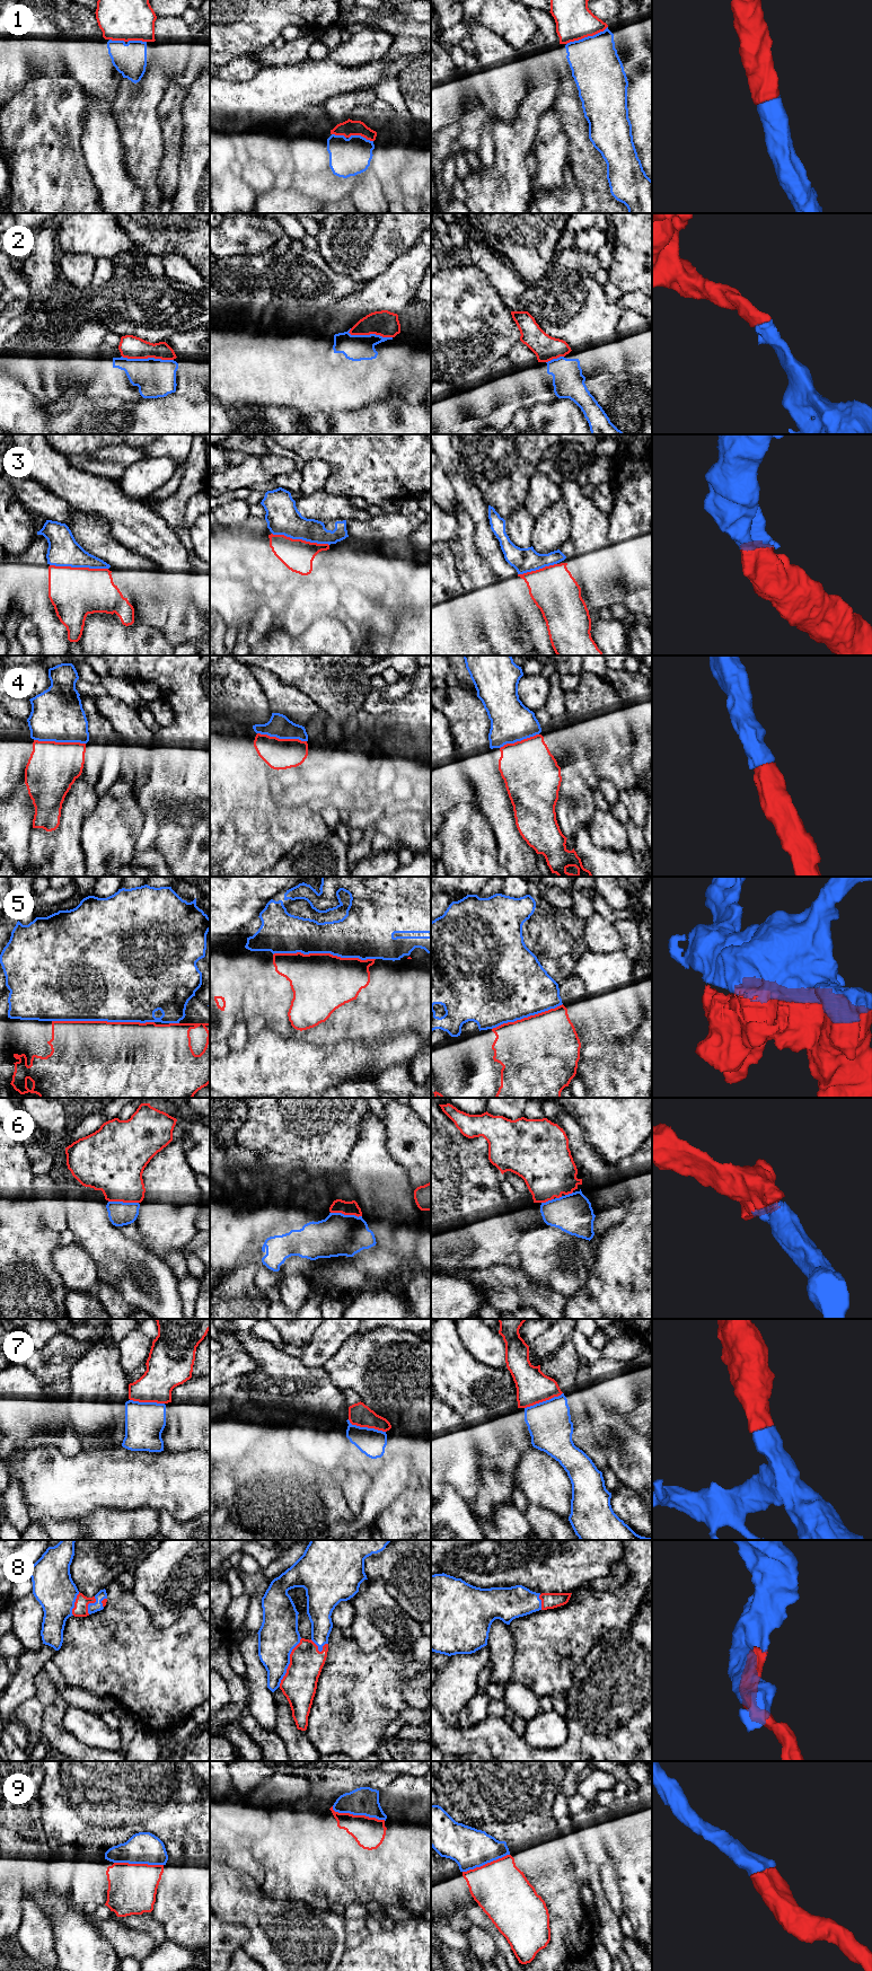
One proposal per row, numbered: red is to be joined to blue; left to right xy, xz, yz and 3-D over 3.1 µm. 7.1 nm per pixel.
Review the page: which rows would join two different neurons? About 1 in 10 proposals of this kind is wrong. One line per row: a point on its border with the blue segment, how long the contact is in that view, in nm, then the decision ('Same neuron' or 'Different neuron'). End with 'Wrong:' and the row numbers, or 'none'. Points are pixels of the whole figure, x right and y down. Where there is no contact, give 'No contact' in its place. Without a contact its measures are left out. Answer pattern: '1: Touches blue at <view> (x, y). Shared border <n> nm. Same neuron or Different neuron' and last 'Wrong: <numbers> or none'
1: Touches blue at yz (588, 36). Shared border 320 nm. Same neuron
2: Touches blue at xy (148, 358). Shared border 360 nm. Same neuron
3: Touches blue at xy (79, 566). Shared border 420 nm. Same neuron
4: Touches blue at xy (60, 741). Shared border 360 nm. Same neuron
5: Touches blue at xy (103, 1020). Shared border 750 nm. Same neuron
6: Touches blue at xz (346, 1215). Shared border 220 nm. Same neuron
7: Touches blue at xz (367, 1427). Shared border 280 nm. Same neuron
8: Touches blue at xz (289, 1662). Shared border 380 nm. Same neuron
9: Touches blue at xz (358, 1814). Shared border 400 nm. Same neuron
Wrong: none

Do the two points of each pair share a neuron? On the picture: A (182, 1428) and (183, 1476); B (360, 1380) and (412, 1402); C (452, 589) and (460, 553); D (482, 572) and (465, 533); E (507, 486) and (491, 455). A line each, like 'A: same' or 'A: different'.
A: different
B: same
C: different
D: same
E: same

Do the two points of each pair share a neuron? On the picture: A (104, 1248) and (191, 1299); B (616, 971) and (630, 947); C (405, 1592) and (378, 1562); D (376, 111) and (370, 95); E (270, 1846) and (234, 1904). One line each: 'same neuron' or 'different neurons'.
A: different neurons
B: different neurons
C: same neuron
D: different neurons
E: different neurons

